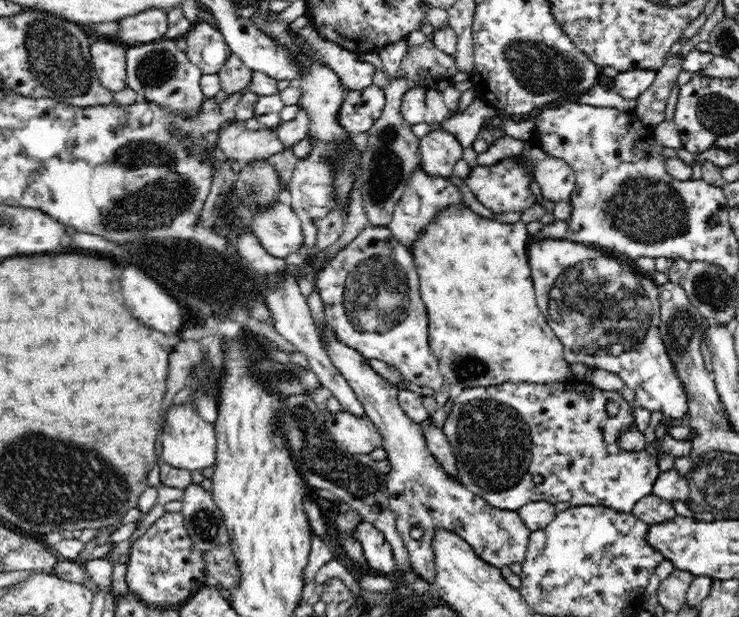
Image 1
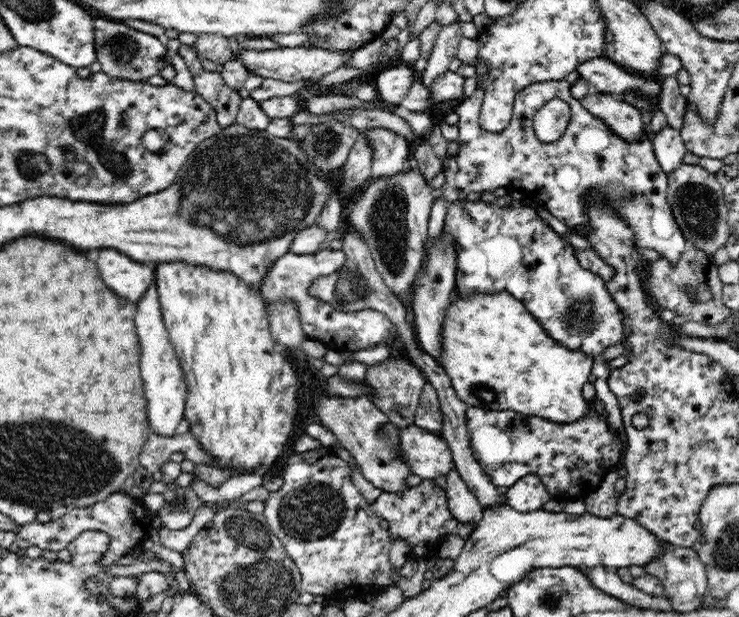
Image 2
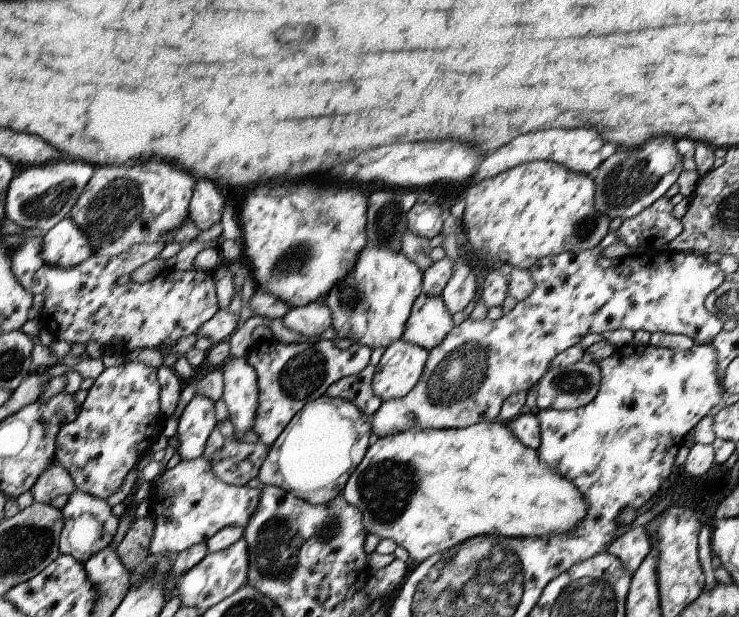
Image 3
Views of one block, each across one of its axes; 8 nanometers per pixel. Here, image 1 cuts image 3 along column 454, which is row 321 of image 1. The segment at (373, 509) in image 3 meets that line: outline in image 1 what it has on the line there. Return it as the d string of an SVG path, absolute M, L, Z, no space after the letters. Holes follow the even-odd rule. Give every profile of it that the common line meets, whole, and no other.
M451 205L440 210L436 218L426 226L426 230L414 240L414 246L410 250L419 274L419 293L424 301L429 318L429 345L438 359L440 374L445 378L446 384L460 384L464 389L478 388L478 386L498 386L506 382L526 384L550 384L550 382L564 382L572 380L570 376L569 362L564 358L563 343L558 340L557 334L548 326L542 312L540 312L537 300L534 298L534 282L531 277L531 268L527 261L525 250L531 241L530 234L526 231L526 224L522 221L514 223L500 223L494 219L484 219L474 213L466 205Z

